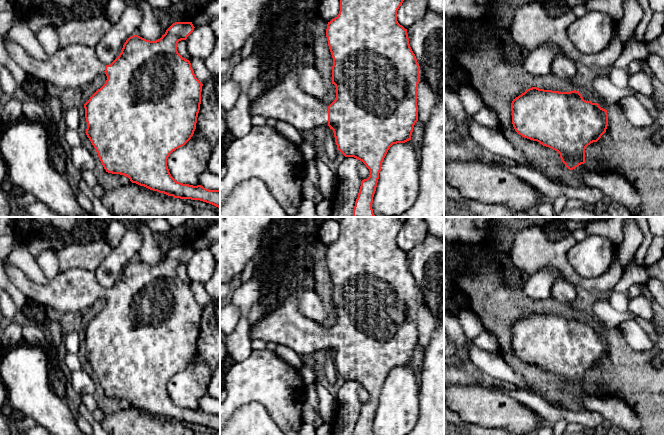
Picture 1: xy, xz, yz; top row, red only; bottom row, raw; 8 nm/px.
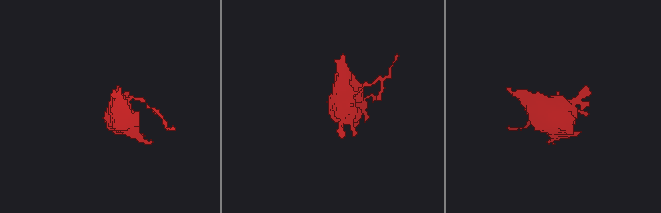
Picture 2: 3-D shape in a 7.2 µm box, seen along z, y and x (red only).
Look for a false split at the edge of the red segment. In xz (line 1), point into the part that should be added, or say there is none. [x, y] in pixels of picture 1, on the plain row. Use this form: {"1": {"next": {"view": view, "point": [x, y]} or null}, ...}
{"1": {"next": {"view": "xz", "point": [285, 325]}}}

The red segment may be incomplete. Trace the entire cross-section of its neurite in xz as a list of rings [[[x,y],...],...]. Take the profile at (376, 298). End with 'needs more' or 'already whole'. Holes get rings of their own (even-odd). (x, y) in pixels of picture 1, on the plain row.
[[[341,217],[339,238],[327,248],[326,261],[333,282],[332,308],[336,311],[336,323],[328,330],[320,323],[305,317],[299,310],[297,293],[282,291],[281,302],[260,321],[250,327],[251,340],[262,339],[286,346],[300,356],[328,349],[334,356],[337,374],[345,381],[362,385],[370,400],[361,405],[353,435],[373,435],[372,427],[376,415],[382,386],[393,368],[411,364],[418,345],[417,312],[420,290],[413,277],[407,253],[397,245],[397,235],[408,217]]]; needs more

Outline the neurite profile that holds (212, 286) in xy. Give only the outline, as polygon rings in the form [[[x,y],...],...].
[[[220,261],[216,263],[213,275],[204,287],[212,299],[220,300]]]

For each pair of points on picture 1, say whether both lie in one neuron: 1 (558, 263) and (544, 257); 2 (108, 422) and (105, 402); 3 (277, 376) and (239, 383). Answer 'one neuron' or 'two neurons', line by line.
1: one neuron
2: two neurons
3: one neuron

